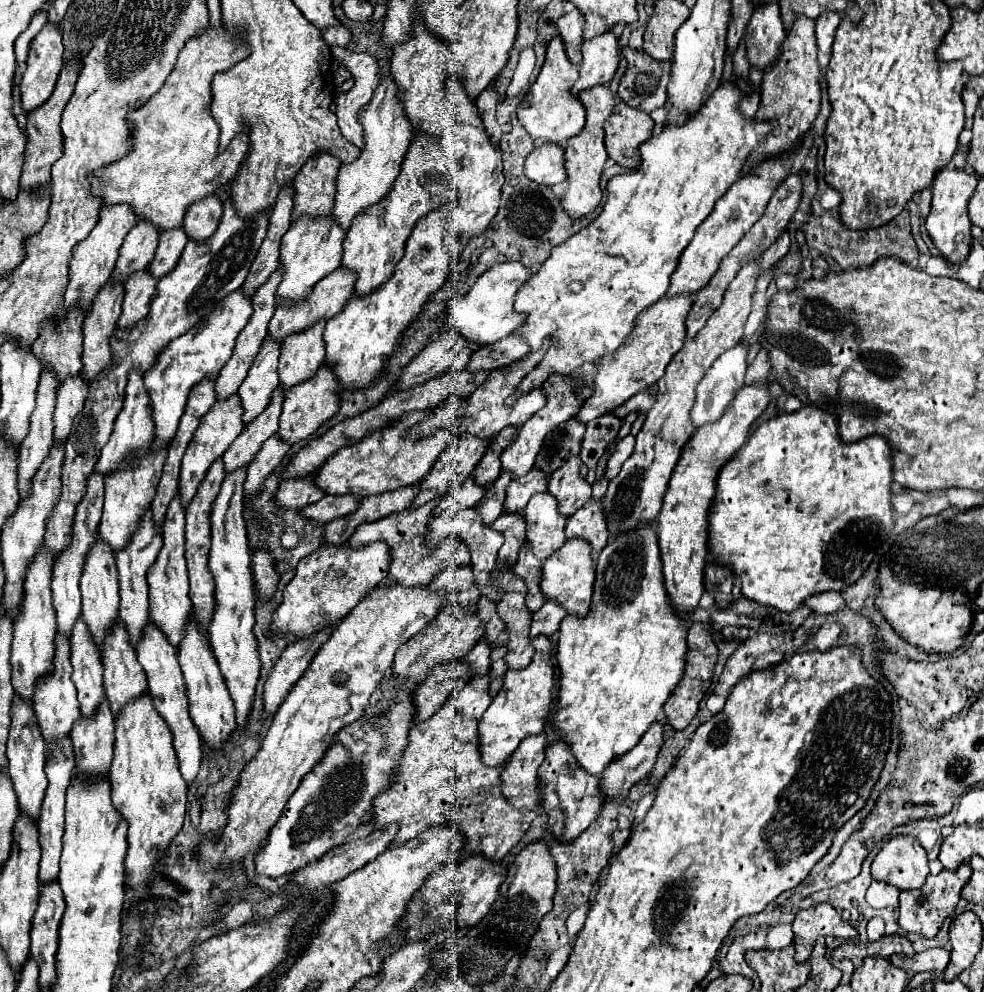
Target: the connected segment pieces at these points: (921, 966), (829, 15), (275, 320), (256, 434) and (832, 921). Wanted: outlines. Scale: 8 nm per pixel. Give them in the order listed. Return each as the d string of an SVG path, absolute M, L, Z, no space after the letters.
M929 948L921 954L915 954L911 958L903 958L901 962L901 968L909 974L917 974L917 972L929 972L929 970L935 970L935 972L943 972L949 964L949 950L945 948Z
M823 12L817 18L815 34L817 34L817 46L821 52L831 52L831 44L835 40L835 30L839 22L841 22L841 16L837 16L837 12Z
M337 268L335 272L331 272L329 276L325 276L323 280L317 282L317 286L313 288L313 294L305 300L305 302L299 302L297 306L277 306L271 322L269 322L269 330L267 330L267 336L271 340L275 340L277 344L283 344L283 340L291 334L297 334L297 332L303 332L305 328L311 328L313 324L317 324L319 320L331 320L335 318L337 314L343 312L347 300L351 298L353 294L353 282L355 282L355 274L353 272L345 272L341 268Z
M277 388L271 396L269 406L265 408L263 414L259 414L239 436L237 440L227 448L225 456L223 456L223 466L225 466L225 474L235 472L241 466L247 466L253 456L261 450L261 444L273 436L277 432L277 422L279 422L279 414L281 414L281 404L283 404L283 392L281 388Z
M817 904L807 910L799 910L795 920L793 920L793 932L795 932L795 960L805 962L815 946L815 940L823 934L835 936L835 938L845 938L857 940L857 930L845 922L839 912L831 904Z

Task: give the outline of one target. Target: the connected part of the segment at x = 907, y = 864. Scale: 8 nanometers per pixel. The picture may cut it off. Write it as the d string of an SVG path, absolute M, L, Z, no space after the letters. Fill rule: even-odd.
M915 836L891 838L871 864L871 876L899 890L921 888L929 874L925 848Z

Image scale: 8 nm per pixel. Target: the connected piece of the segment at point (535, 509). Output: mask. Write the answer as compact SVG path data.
M541 492L529 500L523 510L527 518L527 542L533 546L539 560L551 556L565 544L565 520L557 508L557 498L551 492Z

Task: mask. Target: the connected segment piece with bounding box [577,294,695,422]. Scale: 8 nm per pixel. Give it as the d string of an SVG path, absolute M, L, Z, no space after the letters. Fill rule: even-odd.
M677 294L677 296L665 296L657 304L649 306L641 316L637 318L635 330L631 336L617 348L617 352L609 352L609 356L603 356L599 360L599 372L595 376L595 390L591 398L583 404L577 418L583 422L589 422L597 416L603 416L623 402L627 402L637 392L647 390L647 386L655 384L663 374L671 358L679 352L681 346L685 346L687 340L687 328L685 318L693 306L695 294Z

